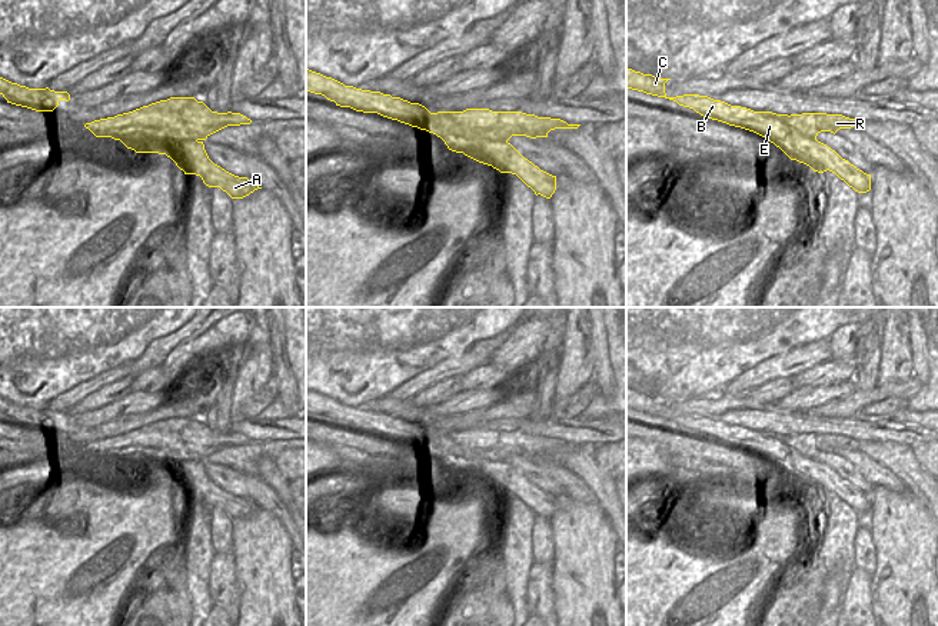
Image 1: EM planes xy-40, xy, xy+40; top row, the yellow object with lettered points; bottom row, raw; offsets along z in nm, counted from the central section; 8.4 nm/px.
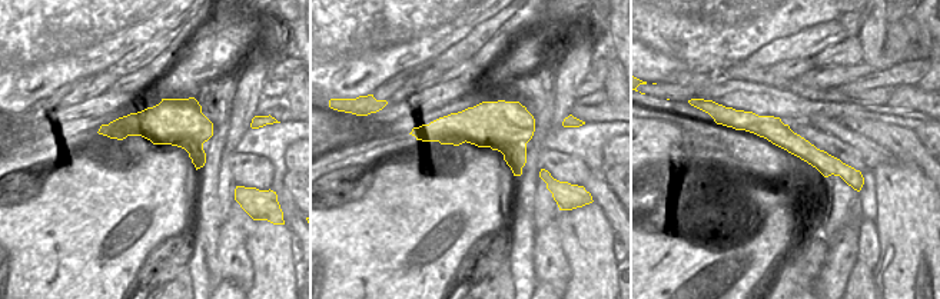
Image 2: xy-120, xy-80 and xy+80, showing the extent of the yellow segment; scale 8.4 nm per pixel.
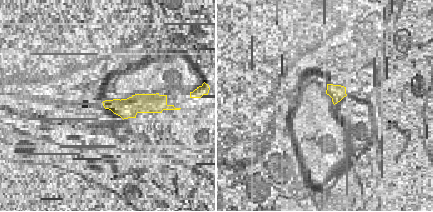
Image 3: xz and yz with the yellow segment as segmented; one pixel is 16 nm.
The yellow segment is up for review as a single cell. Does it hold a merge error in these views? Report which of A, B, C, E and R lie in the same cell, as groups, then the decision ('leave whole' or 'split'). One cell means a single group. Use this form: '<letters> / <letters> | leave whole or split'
A B C E / R | split

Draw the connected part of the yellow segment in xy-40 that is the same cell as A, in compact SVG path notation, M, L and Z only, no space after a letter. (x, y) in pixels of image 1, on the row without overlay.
M127 454L120 462L136 473L166 475L184 495L200 496L206 506L220 507L232 519L243 519L255 510L262 509L247 497L234 496L214 485L209 479L203 462L173 462L166 457L146 454Z

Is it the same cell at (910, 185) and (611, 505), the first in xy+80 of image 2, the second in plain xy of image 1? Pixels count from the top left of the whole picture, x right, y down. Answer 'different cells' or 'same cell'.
different cells

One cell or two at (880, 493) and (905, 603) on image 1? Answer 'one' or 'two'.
one

